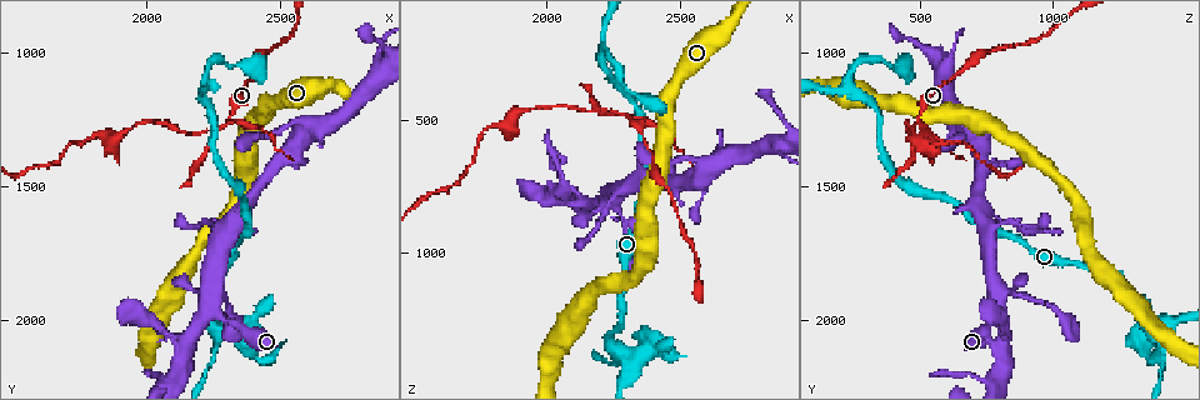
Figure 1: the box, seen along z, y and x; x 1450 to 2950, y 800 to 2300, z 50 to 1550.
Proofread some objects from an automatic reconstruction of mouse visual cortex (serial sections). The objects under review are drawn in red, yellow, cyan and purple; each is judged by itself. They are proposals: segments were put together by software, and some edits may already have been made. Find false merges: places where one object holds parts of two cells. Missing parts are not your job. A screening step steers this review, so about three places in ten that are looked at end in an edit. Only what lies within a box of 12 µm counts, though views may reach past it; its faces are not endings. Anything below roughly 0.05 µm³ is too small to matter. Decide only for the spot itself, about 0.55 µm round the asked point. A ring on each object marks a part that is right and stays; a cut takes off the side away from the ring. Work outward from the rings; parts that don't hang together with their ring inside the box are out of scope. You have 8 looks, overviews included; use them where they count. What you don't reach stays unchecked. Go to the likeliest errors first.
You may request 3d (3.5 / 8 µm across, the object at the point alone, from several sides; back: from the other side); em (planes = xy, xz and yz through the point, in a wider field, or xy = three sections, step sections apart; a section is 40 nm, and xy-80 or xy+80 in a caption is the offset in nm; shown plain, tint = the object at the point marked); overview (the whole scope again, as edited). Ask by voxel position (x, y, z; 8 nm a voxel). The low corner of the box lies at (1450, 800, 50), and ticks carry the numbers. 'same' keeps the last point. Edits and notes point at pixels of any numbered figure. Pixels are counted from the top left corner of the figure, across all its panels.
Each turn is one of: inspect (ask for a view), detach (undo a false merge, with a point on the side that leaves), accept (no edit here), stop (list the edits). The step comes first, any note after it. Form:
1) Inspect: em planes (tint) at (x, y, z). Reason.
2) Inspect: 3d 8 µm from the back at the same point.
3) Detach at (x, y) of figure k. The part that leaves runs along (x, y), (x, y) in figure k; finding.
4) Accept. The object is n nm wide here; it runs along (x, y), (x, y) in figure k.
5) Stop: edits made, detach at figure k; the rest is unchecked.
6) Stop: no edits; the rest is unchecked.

Inspect: 3d 3.5 µm at (2270, 1280, 470). Two arms in line, one across.

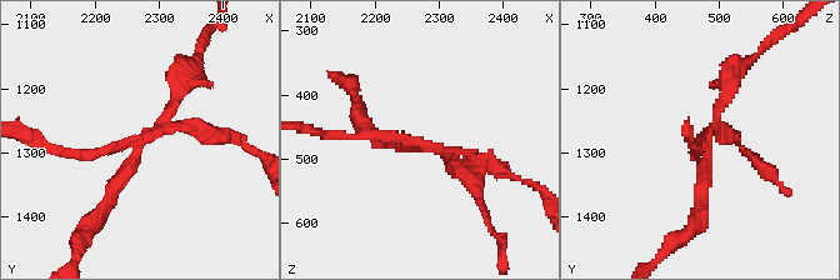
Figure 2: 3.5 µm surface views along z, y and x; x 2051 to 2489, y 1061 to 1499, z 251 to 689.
Inspect: em planes (tint) at (2270, 1280, 475). 3 arms meet here; the arms are 150, 150, 200 nm wide; need the tissue.

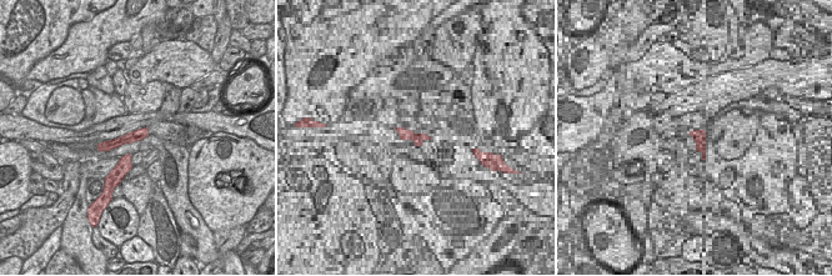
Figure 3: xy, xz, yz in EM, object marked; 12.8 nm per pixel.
Detach at (90, 153) of figure 2. The part that leaves runs along (165, 123), (100, 153), (50, 149) in figure 2; a second cell is stuck on.

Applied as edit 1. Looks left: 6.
Inspect: 3d 3.5 µm at (2300, 2050, 1380). Branch point.

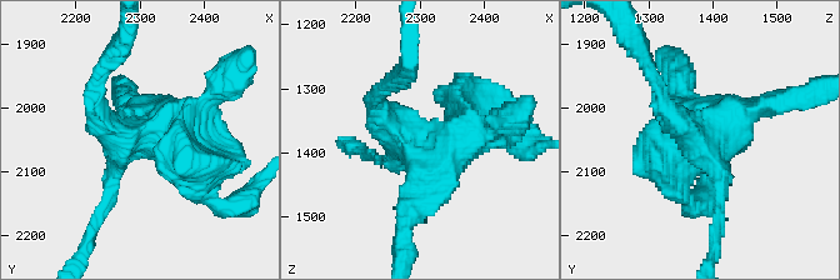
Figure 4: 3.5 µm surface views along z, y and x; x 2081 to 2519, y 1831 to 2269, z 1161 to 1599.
Inspect: em xy step 1 (tint) at (2290, 2040, 1385).

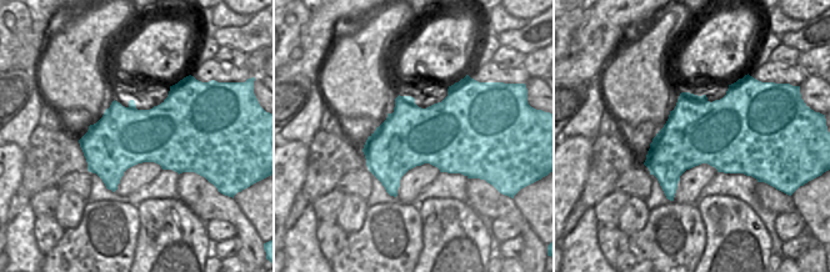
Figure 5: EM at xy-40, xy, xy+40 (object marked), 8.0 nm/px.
Accept. Continuous, no second cell.

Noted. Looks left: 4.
Inspect: 3d 3.5 µm at (2410, 1050, 670). Calibre changes.

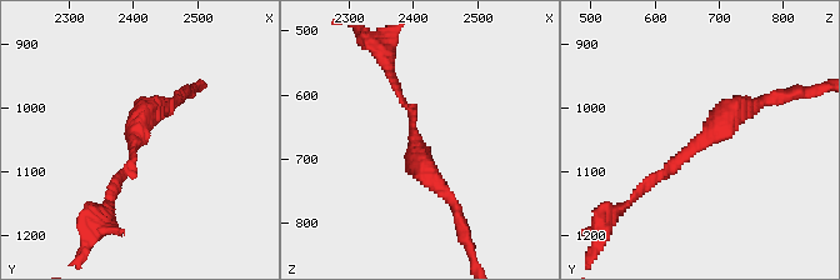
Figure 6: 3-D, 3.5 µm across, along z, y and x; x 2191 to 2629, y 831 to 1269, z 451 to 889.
Inspect: em planes (tint) at (2400, 1055, 670). The arms are 100, 300 nm wide.

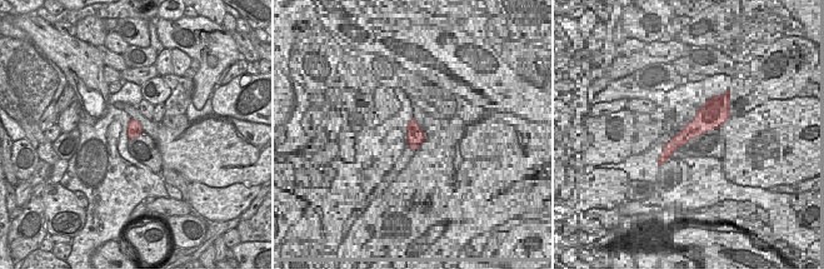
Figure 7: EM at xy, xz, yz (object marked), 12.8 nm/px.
Accept. It runs along (638, 193), (743, 104), (755, 104) in figure 6; all the same cell.

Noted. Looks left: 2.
Stop: edits made, detach at figure 2; the rest is unchecked.

